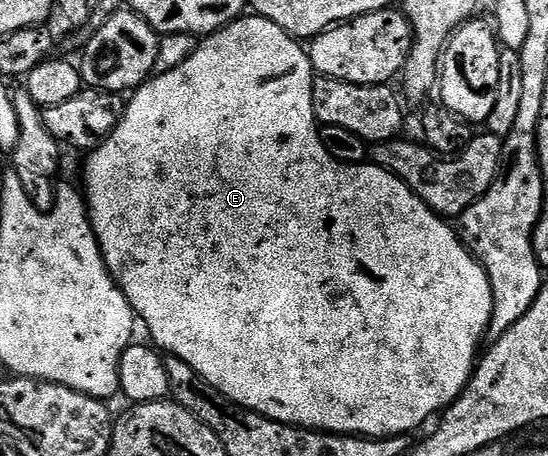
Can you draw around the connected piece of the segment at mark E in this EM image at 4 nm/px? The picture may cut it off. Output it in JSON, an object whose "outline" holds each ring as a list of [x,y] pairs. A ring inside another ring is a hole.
{"outline":[[[241,16],[229,26],[224,26],[216,33],[207,35],[197,45],[195,52],[182,64],[178,64],[178,68],[165,74],[156,74],[144,85],[137,86],[131,97],[127,99],[118,128],[114,128],[112,135],[87,155],[88,163],[84,166],[84,182],[88,185],[86,201],[104,263],[110,276],[120,286],[128,303],[132,305],[132,311],[136,313],[143,329],[144,326],[148,329],[149,336],[153,338],[151,341],[165,355],[173,354],[180,364],[194,368],[194,372],[198,372],[198,376],[202,376],[206,384],[214,384],[214,388],[218,388],[222,396],[230,396],[234,404],[242,404],[242,408],[250,408],[270,420],[278,420],[291,426],[302,426],[306,430],[323,430],[325,434],[355,434],[362,438],[394,438],[411,435],[411,430],[418,429],[431,414],[436,416],[447,410],[449,404],[467,388],[469,380],[472,379],[472,371],[478,365],[478,355],[482,350],[480,341],[482,343],[485,341],[488,325],[492,323],[492,310],[495,308],[491,281],[483,264],[460,241],[459,233],[453,227],[451,230],[448,227],[451,225],[441,215],[435,214],[401,178],[375,164],[348,166],[345,162],[336,162],[334,156],[326,152],[324,142],[320,139],[320,126],[314,116],[314,96],[312,95],[314,71],[307,49],[291,34],[278,28],[278,24],[259,16],[248,17]]]}

